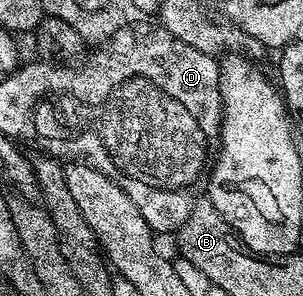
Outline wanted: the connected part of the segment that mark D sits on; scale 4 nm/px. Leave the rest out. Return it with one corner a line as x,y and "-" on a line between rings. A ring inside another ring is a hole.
139,20
133,24
121,26
109,39
102,45
95,47
90,54
92,55
92,68
90,68
90,76
92,76
92,86
96,90
108,90
114,88
118,82
122,82
124,78
134,78
136,82
136,91
142,91
142,72
146,72
150,76
152,82
162,86
164,95
170,96
178,101
194,117
206,136
217,135
220,131
220,121
223,118
223,106
221,104
220,92
220,65
219,61
211,53
205,50
194,48
188,41
173,36
165,27
158,22
154,24

